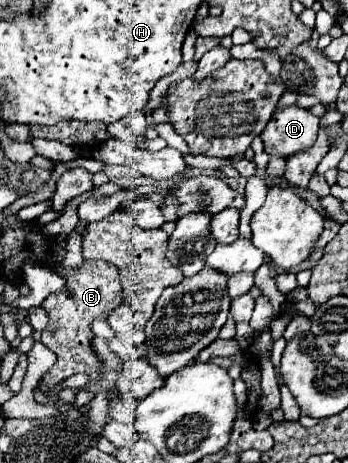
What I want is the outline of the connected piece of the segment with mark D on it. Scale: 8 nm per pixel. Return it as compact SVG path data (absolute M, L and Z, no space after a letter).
M299 105L281 107L273 113L271 121L261 133L265 153L289 157L309 149L319 131L319 119Z

